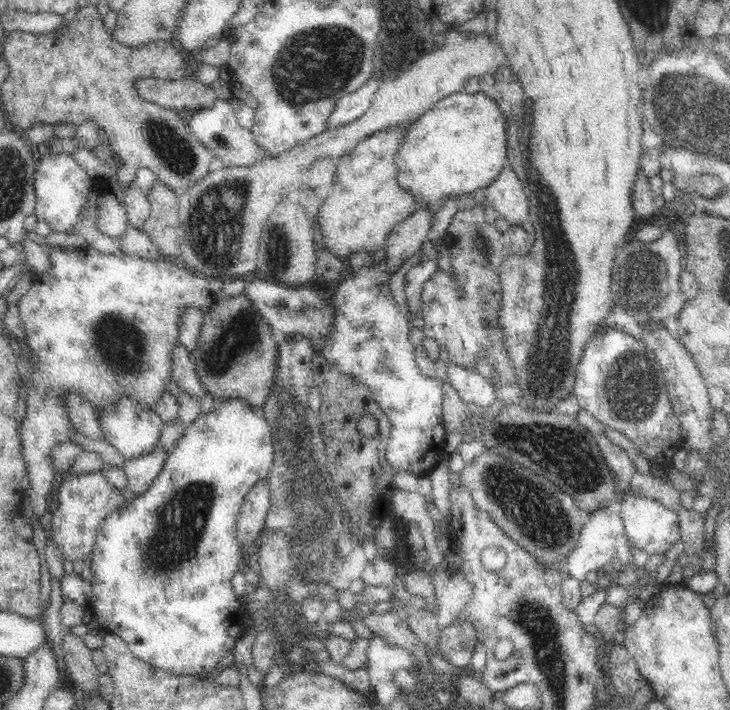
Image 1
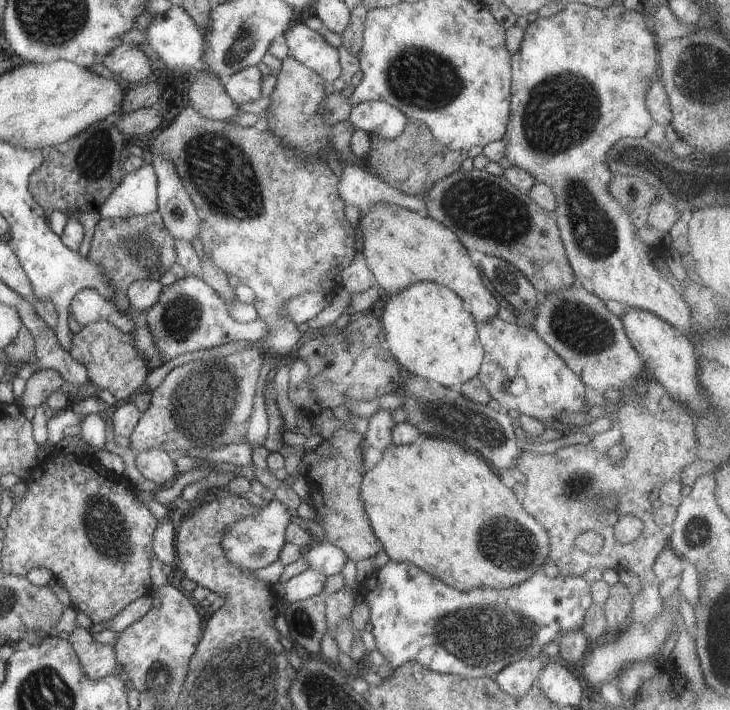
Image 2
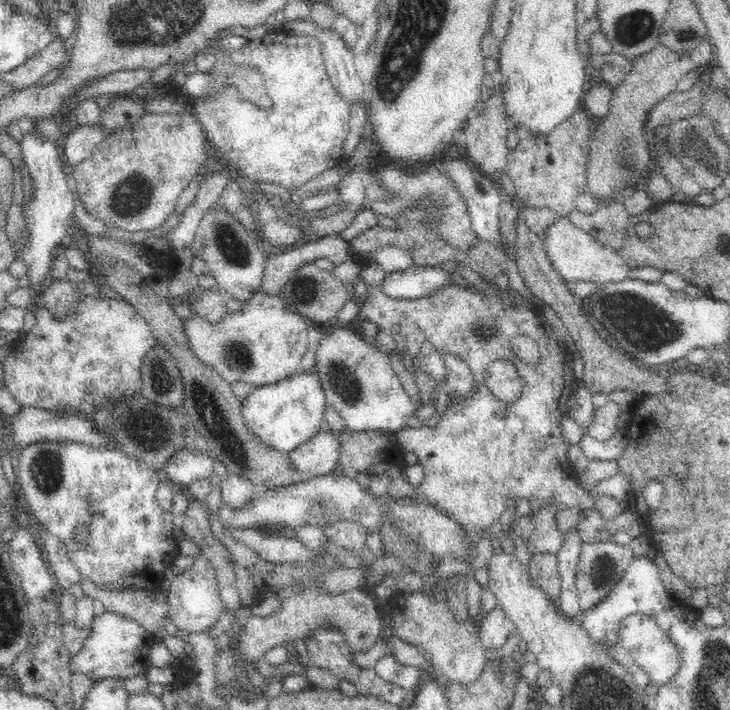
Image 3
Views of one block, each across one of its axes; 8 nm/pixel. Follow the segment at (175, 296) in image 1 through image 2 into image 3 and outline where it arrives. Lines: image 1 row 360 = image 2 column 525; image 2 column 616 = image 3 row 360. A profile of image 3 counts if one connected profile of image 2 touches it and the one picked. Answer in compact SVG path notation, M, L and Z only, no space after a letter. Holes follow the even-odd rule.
M257 292L236 312L227 312L219 324L209 324L195 313L191 319L183 320L189 346L203 364L214 368L225 382L244 382L252 387L264 387L286 380L301 370L301 360L310 342L309 321L299 316L278 295ZM92 295L82 296L76 300L76 306L64 321L52 317L47 308L34 308L36 324L26 334L19 345L12 347L4 367L4 386L10 391L21 408L34 407L56 412L58 407L70 409L76 416L93 415L99 406L108 406L126 398L140 394L142 379L142 360L154 348L164 348L162 342L153 336L146 320L138 315L135 306L126 300L108 297L94 298Z

